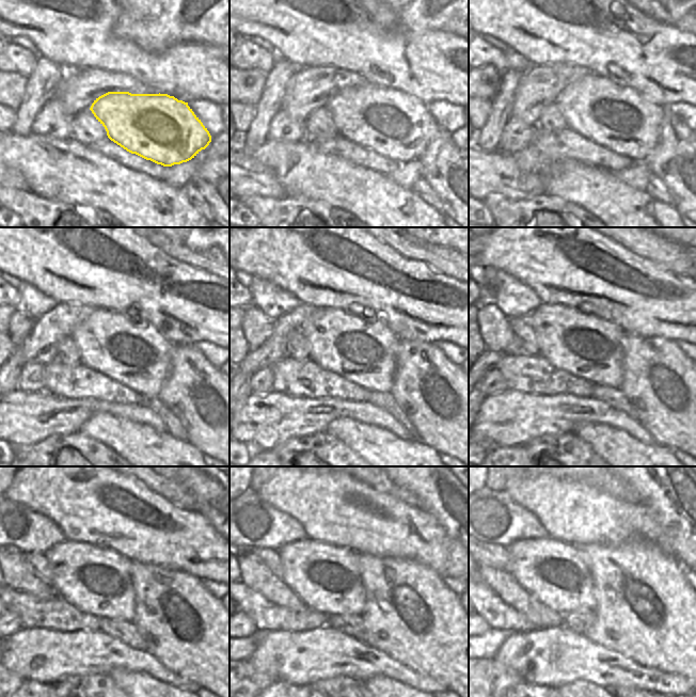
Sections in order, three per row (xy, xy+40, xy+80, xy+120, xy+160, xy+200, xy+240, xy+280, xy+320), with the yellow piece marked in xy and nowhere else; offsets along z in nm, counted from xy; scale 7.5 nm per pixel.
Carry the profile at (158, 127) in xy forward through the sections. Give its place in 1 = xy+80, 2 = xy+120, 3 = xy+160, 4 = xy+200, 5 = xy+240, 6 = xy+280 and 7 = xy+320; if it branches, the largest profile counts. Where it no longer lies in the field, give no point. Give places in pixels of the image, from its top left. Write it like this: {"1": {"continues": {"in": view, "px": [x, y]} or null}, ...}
{"1": {"continues": {"in": "xy+80", "px": [619, 119]}}, "2": {"continues": {"in": "xy+120", "px": [136, 355]}}, "3": {"continues": {"in": "xy+160", "px": [363, 351]}}, "4": {"continues": {"in": "xy+200", "px": [585, 345]}}, "5": {"continues": {"in": "xy+240", "px": [98, 581]}}, "6": {"continues": {"in": "xy+280", "px": [326, 577]}}, "7": {"continues": {"in": "xy+320", "px": [553, 571]}}}

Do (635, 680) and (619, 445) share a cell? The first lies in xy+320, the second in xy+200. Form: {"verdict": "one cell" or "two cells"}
{"verdict": "two cells"}

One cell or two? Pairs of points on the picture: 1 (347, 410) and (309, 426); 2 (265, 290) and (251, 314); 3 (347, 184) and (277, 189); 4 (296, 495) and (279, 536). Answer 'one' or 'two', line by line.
1: two
2: two
3: two
4: two

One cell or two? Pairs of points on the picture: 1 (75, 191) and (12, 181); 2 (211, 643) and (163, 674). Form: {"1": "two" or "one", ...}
{"1": "two", "2": "two"}

